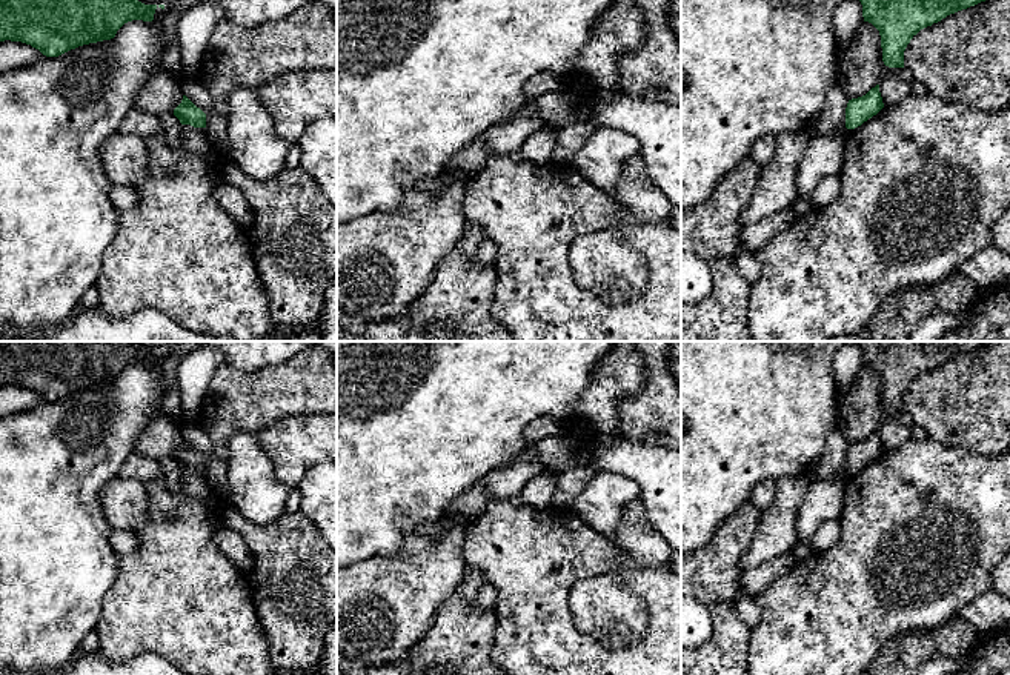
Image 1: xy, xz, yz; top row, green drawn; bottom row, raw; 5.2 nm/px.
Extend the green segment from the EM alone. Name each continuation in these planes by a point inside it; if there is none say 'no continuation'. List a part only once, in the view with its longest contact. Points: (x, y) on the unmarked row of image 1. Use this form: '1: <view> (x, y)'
no continuation

